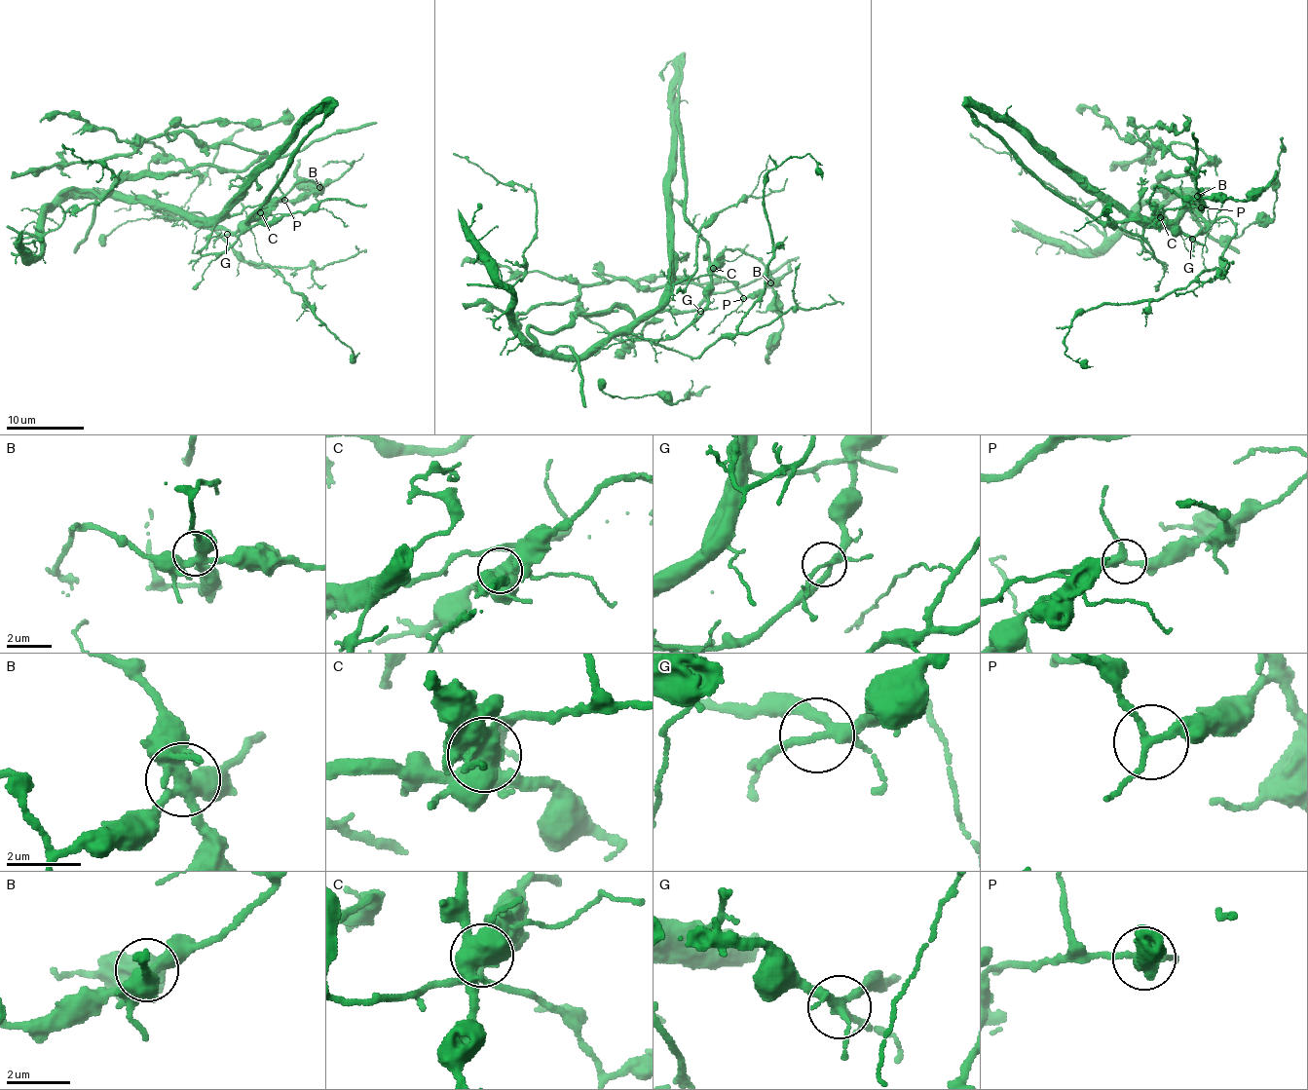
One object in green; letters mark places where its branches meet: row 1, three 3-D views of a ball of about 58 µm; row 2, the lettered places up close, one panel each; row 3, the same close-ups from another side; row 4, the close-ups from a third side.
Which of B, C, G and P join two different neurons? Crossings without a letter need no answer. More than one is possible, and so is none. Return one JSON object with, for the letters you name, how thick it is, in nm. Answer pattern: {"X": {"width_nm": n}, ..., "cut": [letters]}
{"C": {"width_nm": 550}, "P": {"width_nm": 180}, "cut": ["C", "P"]}

